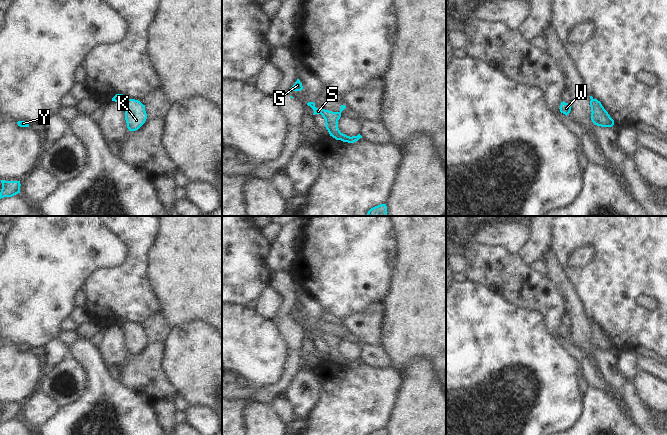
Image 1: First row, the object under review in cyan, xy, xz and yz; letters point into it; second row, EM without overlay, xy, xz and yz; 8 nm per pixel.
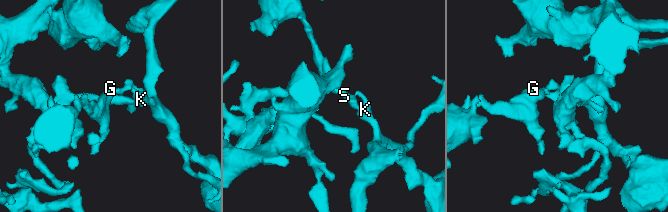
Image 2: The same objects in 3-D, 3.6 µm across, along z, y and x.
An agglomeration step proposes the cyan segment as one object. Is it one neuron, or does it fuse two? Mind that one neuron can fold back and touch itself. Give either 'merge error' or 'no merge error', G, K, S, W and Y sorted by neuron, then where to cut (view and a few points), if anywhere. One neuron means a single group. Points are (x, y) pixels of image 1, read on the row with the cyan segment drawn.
merge error; G S Y / K W; cut in xz along (351, 137), (347, 141)

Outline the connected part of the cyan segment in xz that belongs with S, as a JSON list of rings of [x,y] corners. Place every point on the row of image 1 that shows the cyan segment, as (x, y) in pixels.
[[[308,102],[307,105],[313,109],[313,115],[321,114],[323,116],[323,118],[325,119],[325,127],[328,130],[330,136],[332,136],[336,140],[348,142],[351,137],[341,133],[338,128],[338,120],[341,117],[341,112],[332,112],[325,109],[318,109],[315,107],[314,102]]]

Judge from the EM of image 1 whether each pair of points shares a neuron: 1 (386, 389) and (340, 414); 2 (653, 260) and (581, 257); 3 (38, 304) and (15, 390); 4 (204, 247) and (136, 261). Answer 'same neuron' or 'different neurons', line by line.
1: same neuron
2: different neurons
3: different neurons
4: different neurons

